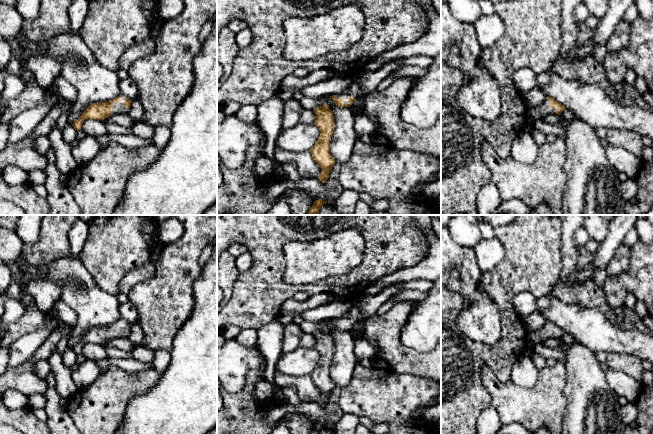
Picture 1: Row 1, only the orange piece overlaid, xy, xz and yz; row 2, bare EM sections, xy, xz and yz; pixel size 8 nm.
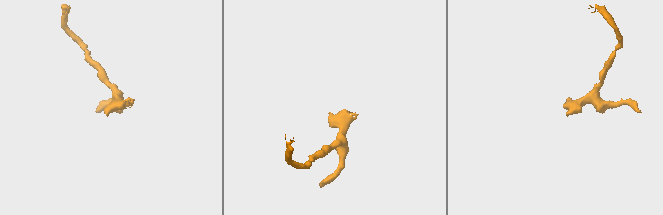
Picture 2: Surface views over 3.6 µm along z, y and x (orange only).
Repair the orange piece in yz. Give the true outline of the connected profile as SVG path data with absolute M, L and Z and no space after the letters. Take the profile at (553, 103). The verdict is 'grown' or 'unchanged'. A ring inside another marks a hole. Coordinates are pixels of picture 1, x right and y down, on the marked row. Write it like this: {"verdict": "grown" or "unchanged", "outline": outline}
{"verdict": "grown", "outline": "M546 97L546 100L534 107L527 107L527 115L533 119L544 118L548 114L561 114L566 108L551 97Z"}

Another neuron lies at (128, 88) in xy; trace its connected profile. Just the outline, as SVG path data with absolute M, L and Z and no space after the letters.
M127 77L122 79L119 84L120 94L129 99L136 99L138 97L138 86L137 84L130 78Z

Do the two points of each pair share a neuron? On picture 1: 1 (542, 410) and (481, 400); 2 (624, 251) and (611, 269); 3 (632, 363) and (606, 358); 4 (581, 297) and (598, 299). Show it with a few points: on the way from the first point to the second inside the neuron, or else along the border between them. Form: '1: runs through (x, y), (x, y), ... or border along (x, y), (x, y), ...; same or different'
1: border along (481, 380), (489, 394), (491, 404); different
2: runs through (623, 255), (615, 265); same
3: runs through (626, 363), (612, 359); same
4: runs through (585, 297), (594, 297); same

